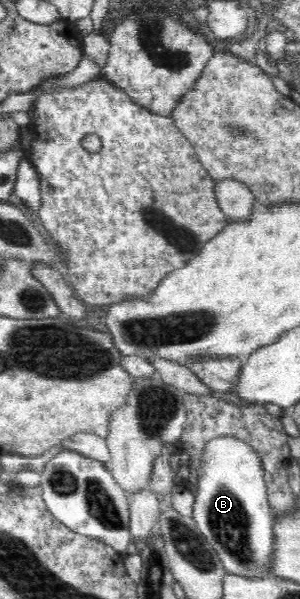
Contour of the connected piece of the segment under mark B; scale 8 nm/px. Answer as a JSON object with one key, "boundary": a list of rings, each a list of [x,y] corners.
{"boundary":[[[232,435],[211,439],[203,451],[194,496],[192,518],[204,538],[214,547],[226,572],[246,578],[264,578],[266,570],[270,570],[270,554],[274,554],[274,513],[267,499],[260,455],[245,441]]]}

